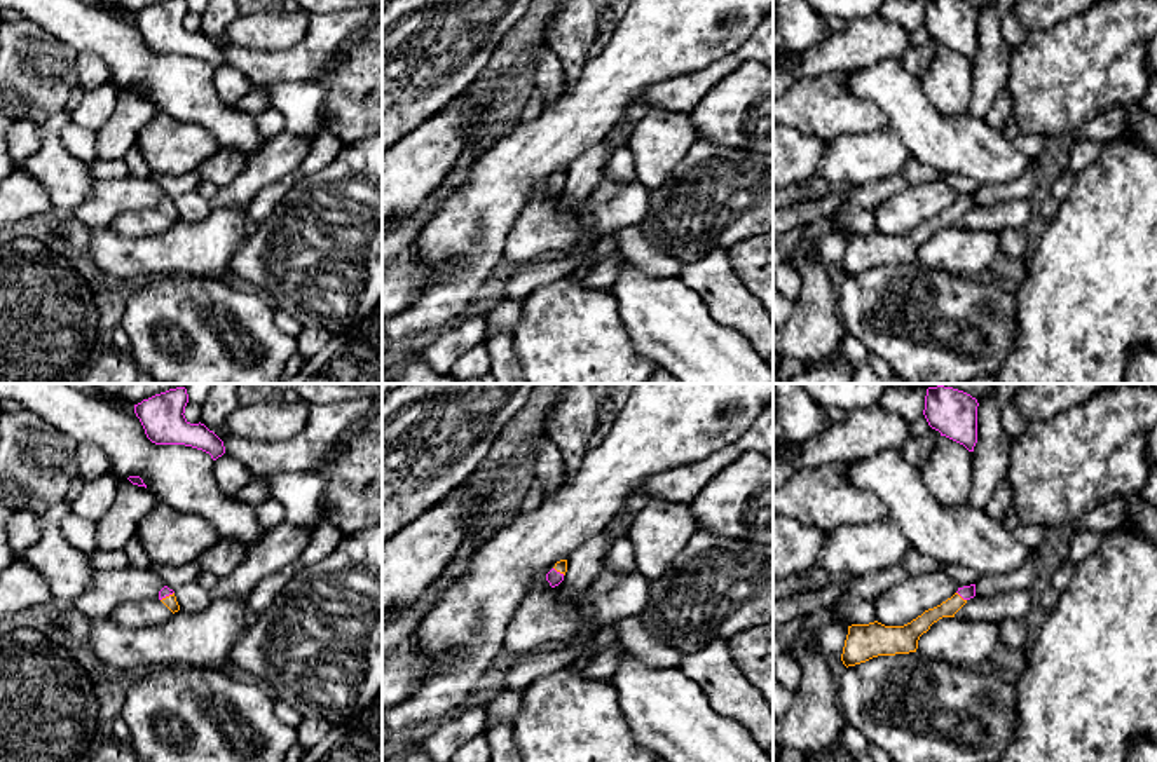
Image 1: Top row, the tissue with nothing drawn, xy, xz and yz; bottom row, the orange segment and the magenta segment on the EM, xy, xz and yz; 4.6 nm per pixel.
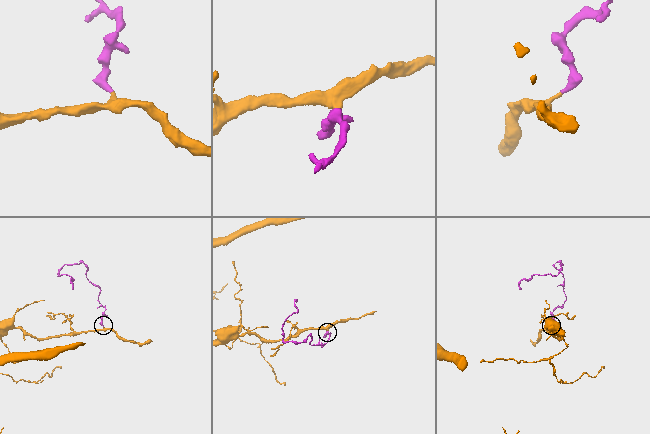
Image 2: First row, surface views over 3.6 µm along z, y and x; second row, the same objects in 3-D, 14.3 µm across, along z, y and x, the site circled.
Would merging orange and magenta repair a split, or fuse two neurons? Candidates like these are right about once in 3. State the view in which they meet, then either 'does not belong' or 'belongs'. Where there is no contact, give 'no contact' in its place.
contact in yz; belongs

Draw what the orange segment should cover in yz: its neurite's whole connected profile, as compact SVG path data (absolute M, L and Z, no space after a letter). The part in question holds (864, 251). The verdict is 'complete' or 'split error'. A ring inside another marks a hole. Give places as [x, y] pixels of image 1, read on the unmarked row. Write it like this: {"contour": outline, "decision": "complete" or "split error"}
{"contour": "M976 194L958 197L958 201L941 214L925 220L921 225L904 235L885 235L878 230L869 234L848 235L841 270L855 276L878 265L895 265L916 262L918 249L942 227L955 223L976 206Z", "decision": "split error"}

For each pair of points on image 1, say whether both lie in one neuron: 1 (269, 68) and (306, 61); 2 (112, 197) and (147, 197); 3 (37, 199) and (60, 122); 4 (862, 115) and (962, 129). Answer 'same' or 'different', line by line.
1: same
2: same
3: different
4: different

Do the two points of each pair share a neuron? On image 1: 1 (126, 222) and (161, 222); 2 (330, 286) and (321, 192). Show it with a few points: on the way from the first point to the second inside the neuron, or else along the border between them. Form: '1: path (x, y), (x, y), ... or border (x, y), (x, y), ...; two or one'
1: path (135, 222), (152, 222); one
2: path (330, 264), (330, 224), (323, 215); one

